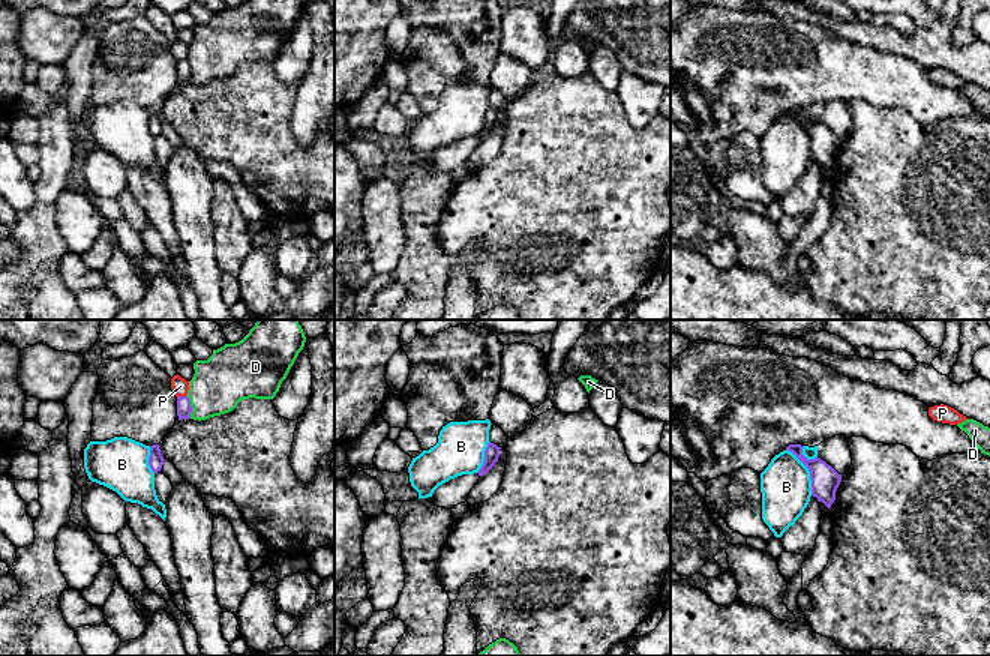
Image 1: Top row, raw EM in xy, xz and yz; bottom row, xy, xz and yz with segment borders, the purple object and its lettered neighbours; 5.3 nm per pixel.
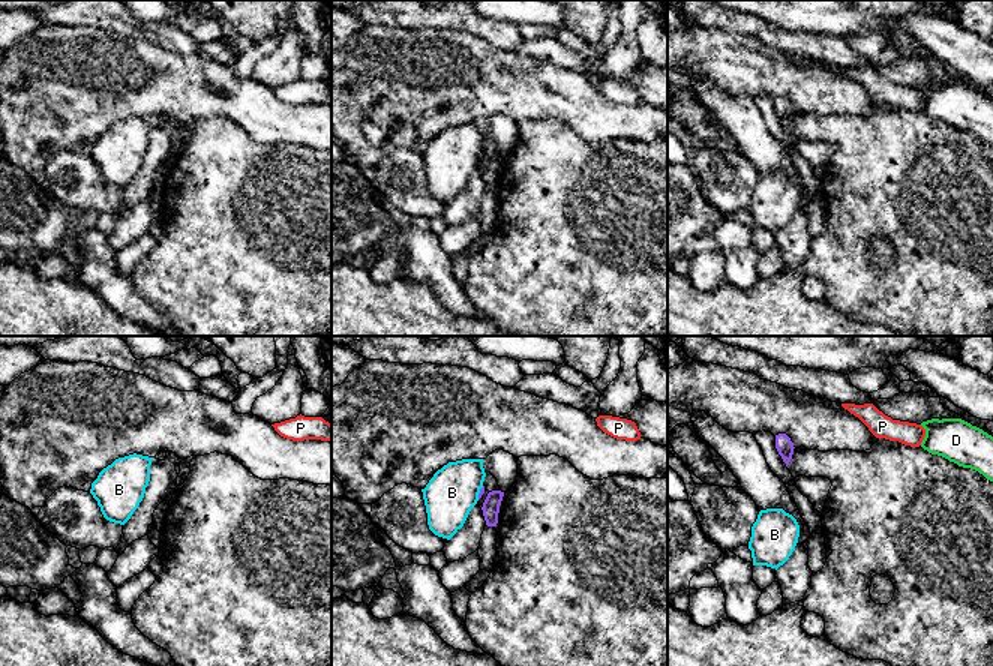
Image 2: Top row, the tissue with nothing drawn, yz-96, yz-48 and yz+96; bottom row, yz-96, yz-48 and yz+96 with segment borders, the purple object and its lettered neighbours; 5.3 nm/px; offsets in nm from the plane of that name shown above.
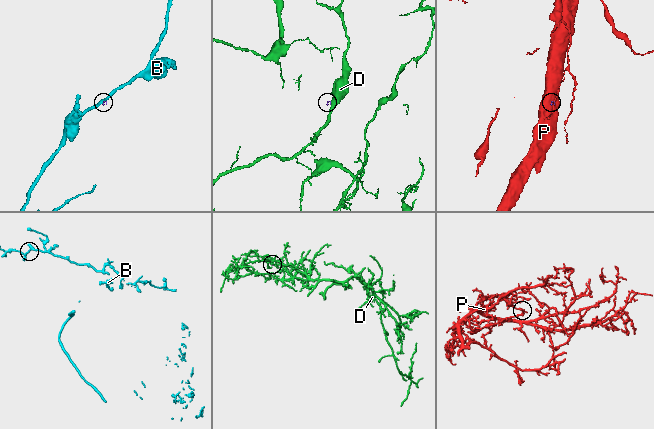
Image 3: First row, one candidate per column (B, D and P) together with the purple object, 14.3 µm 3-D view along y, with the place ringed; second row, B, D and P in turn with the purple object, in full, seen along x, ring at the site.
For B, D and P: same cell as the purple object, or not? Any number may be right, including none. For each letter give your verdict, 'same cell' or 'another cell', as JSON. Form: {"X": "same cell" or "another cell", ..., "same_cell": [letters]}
{"B": "another cell", "D": "another cell", "P": "another cell", "same_cell": []}

